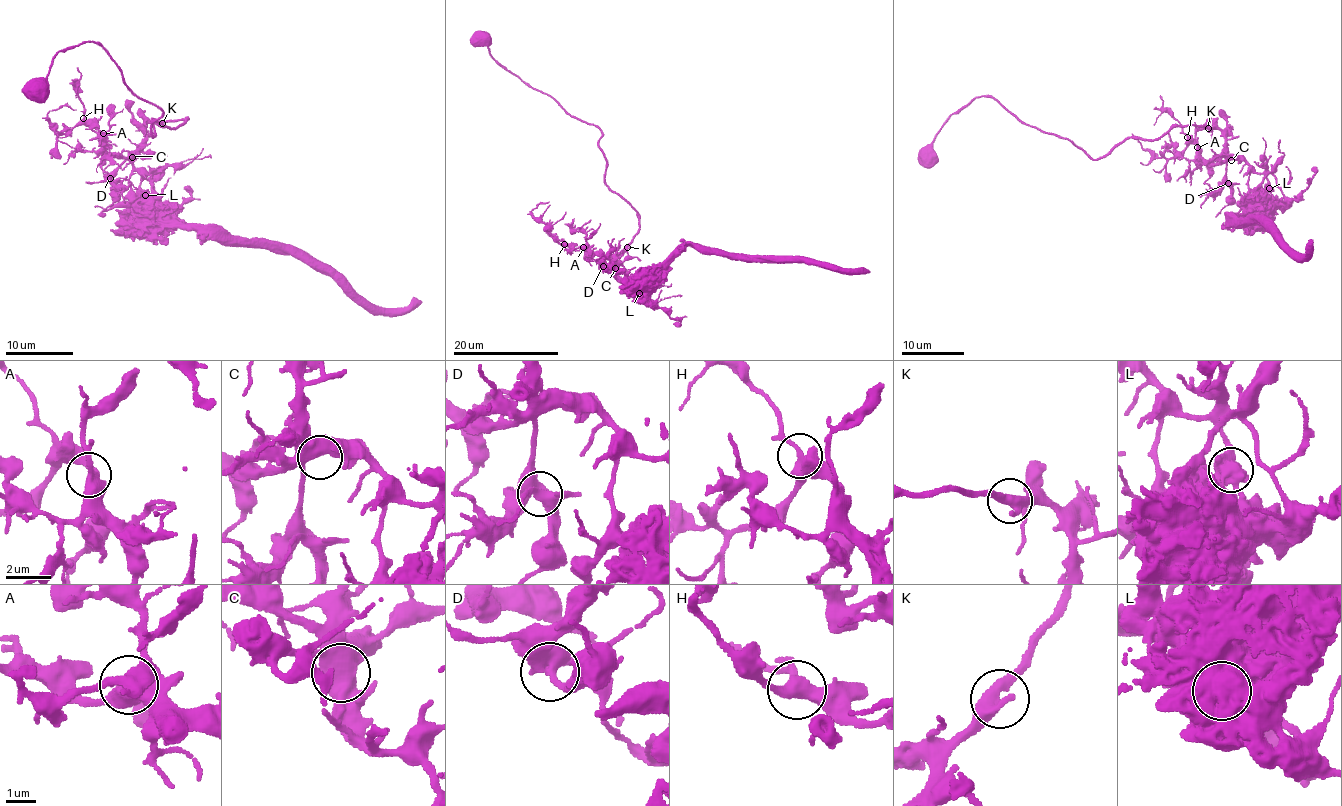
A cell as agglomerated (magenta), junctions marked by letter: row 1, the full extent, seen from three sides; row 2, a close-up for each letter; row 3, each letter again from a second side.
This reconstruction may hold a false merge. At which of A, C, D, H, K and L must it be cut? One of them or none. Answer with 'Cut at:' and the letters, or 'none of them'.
Cut at: L

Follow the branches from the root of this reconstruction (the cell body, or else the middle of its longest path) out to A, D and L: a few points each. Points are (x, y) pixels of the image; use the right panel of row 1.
A: (1207, 127), (1221, 132), (1226, 141), (1223, 160), (1210, 165), (1197, 147)
D: (1207, 127), (1219, 128), (1226, 141), (1223, 160), (1228, 183)
L: (1207, 127), (1219, 128), (1229, 155), (1240, 157), (1250, 169), (1263, 174), (1269, 180), (1269, 187)

